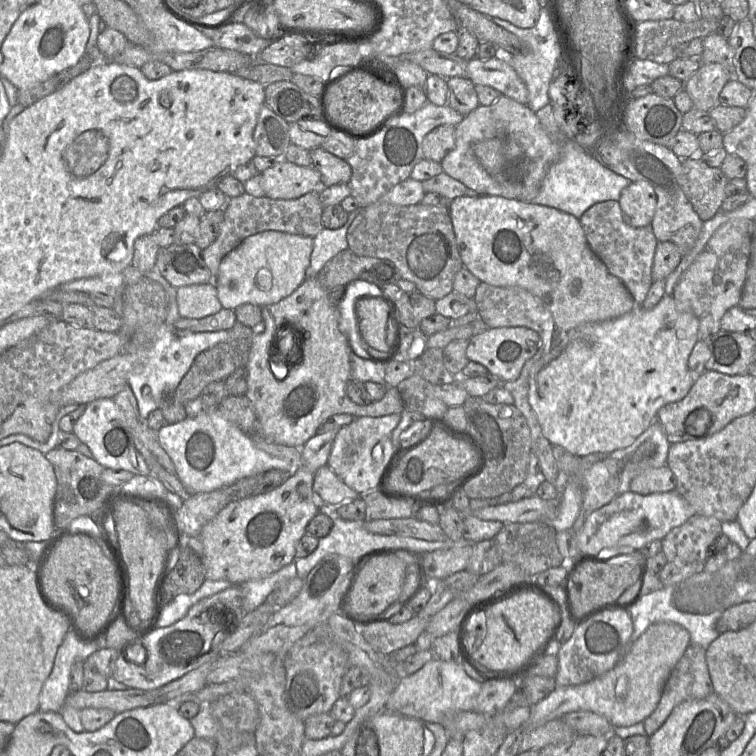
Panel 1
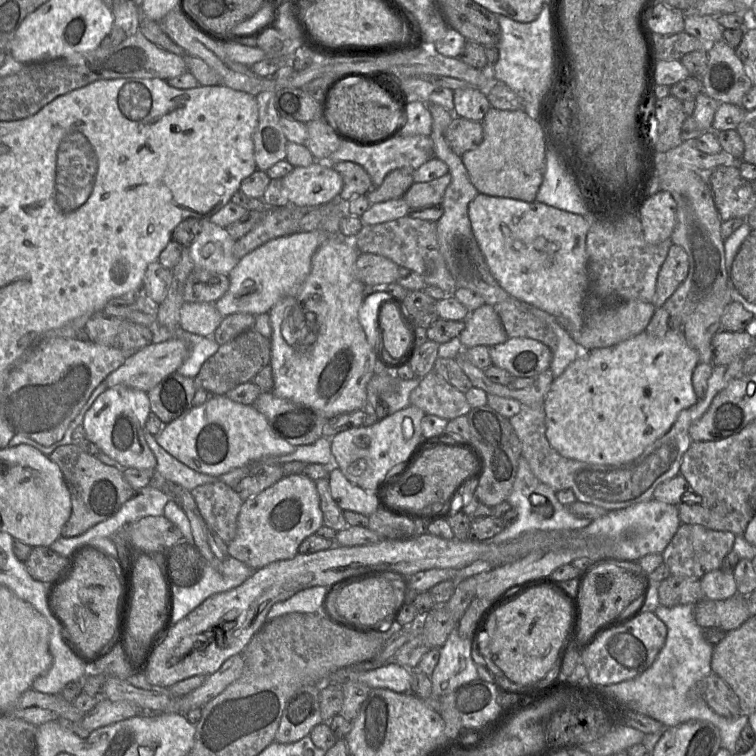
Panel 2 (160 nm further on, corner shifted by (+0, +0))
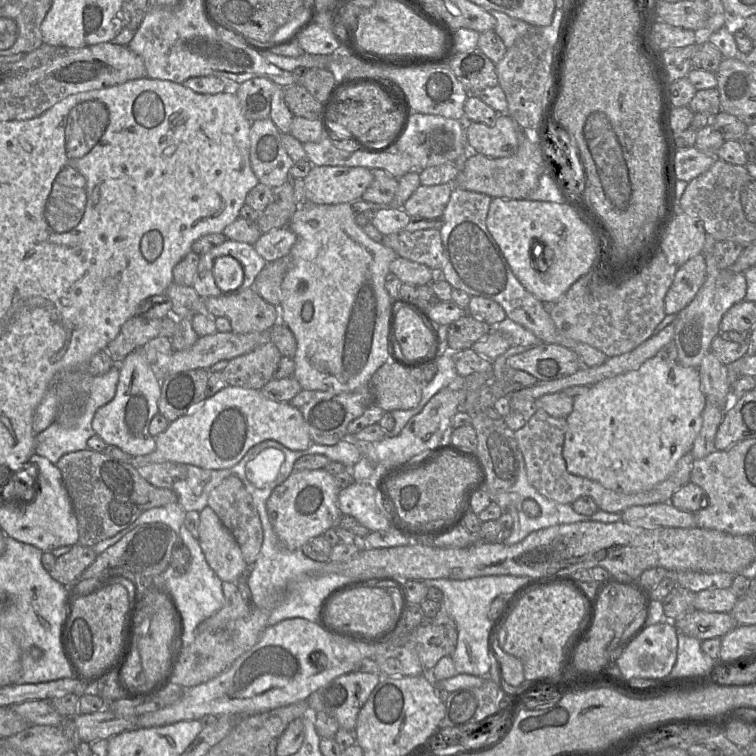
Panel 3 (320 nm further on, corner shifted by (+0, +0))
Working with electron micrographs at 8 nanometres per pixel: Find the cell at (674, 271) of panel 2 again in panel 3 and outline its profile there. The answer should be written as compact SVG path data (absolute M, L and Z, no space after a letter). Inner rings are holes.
M698 254L679 266L665 296L665 312L677 315L694 299L706 280L706 263Z

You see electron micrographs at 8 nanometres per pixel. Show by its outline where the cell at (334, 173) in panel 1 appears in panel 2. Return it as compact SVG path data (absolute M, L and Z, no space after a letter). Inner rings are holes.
M350 161L330 165L343 180L343 187L338 198L349 201L360 195L367 195L373 189L370 176L362 166Z

